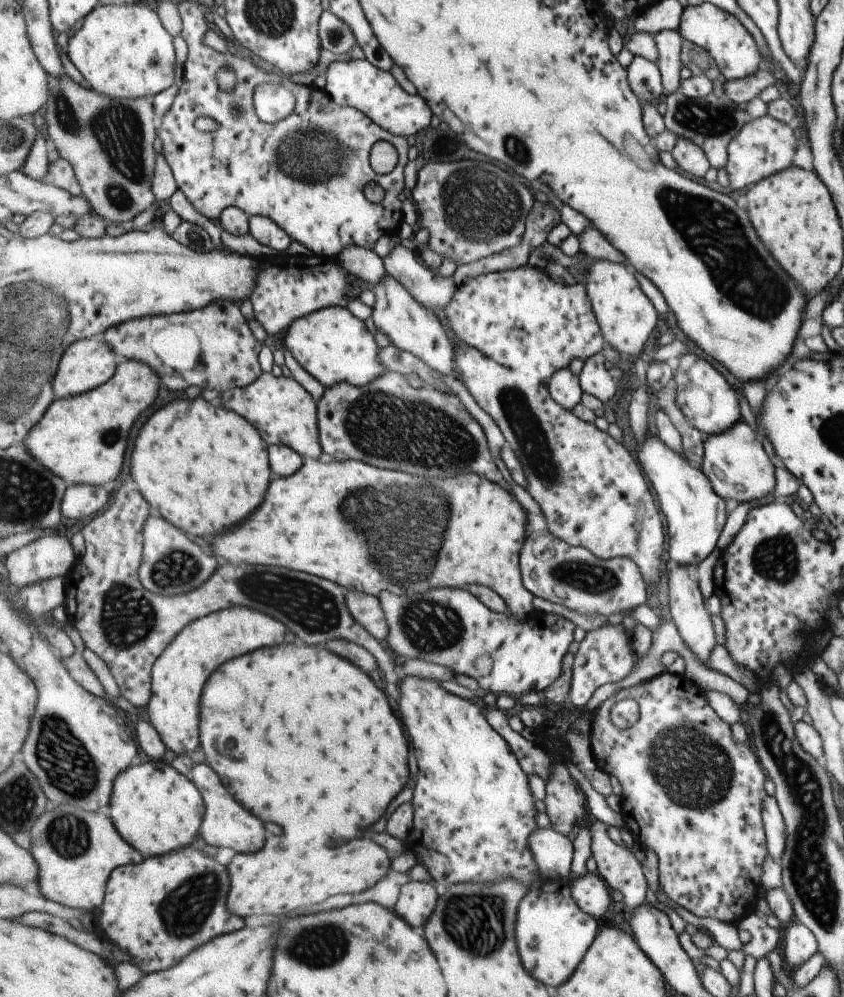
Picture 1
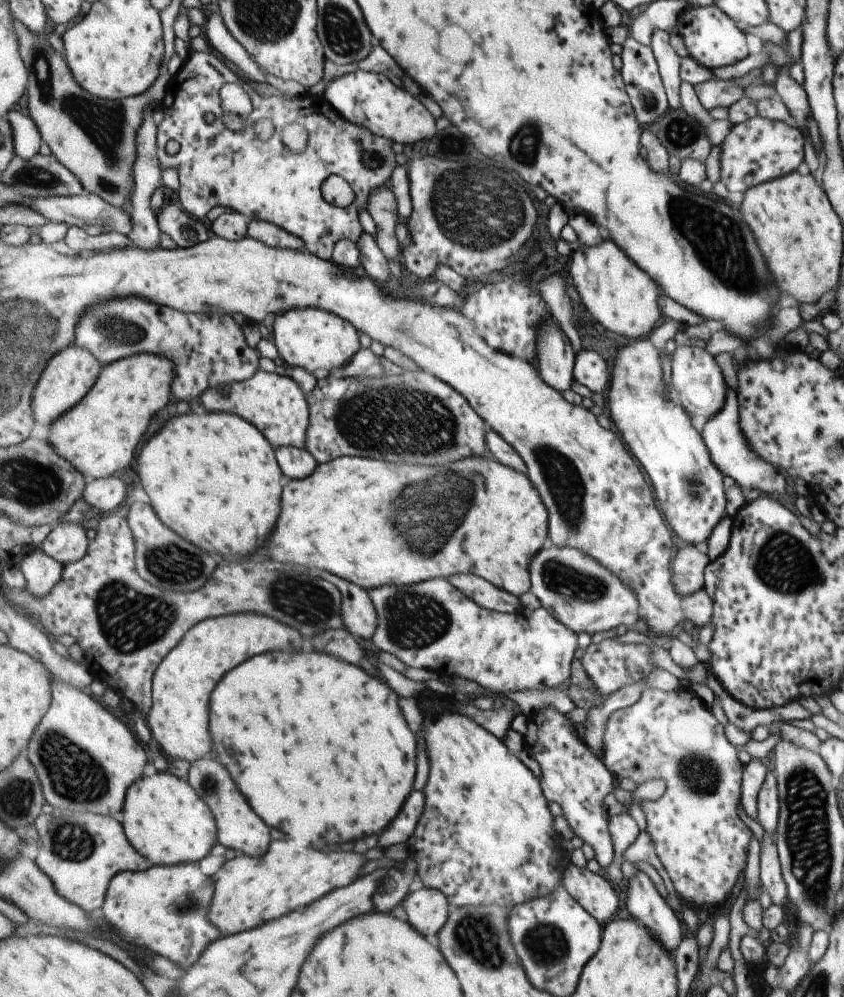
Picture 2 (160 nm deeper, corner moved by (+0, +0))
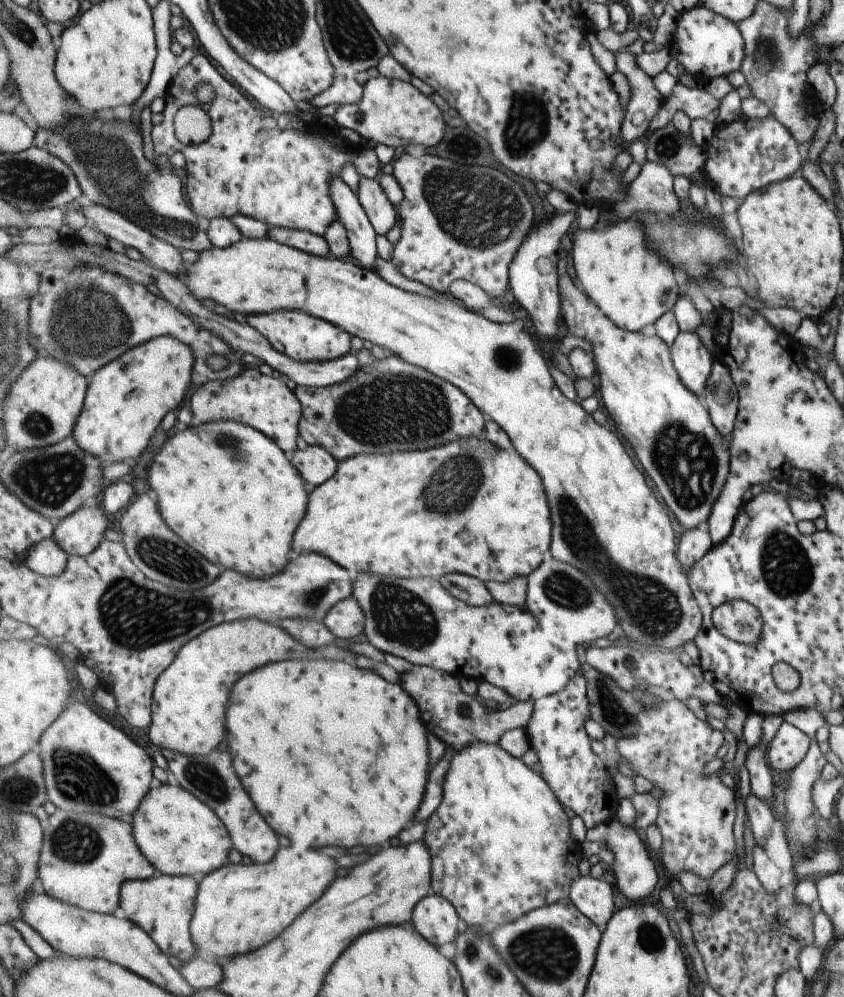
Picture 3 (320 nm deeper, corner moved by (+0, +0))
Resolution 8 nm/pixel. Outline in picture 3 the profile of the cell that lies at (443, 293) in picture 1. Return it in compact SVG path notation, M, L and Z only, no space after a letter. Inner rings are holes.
M359 176L356 193L378 234L387 234L397 224L399 213L396 206L385 196L379 178Z

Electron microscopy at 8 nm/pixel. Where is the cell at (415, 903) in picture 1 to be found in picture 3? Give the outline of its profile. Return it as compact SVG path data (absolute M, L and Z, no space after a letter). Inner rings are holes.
M441 895L425 898L421 904L417 904L417 912L413 914L413 922L421 936L433 940L437 946L457 940L463 927L460 926L463 920L459 918L456 906Z

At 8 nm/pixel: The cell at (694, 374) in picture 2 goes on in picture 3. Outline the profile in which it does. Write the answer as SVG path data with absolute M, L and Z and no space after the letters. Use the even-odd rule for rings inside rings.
M692 327L680 330L671 346L672 359L681 380L690 391L703 398L708 380L712 376L715 357L705 348Z

